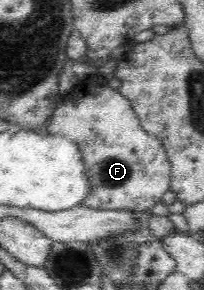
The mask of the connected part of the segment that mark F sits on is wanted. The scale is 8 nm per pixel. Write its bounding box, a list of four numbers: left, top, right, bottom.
[45,72,171,211]

